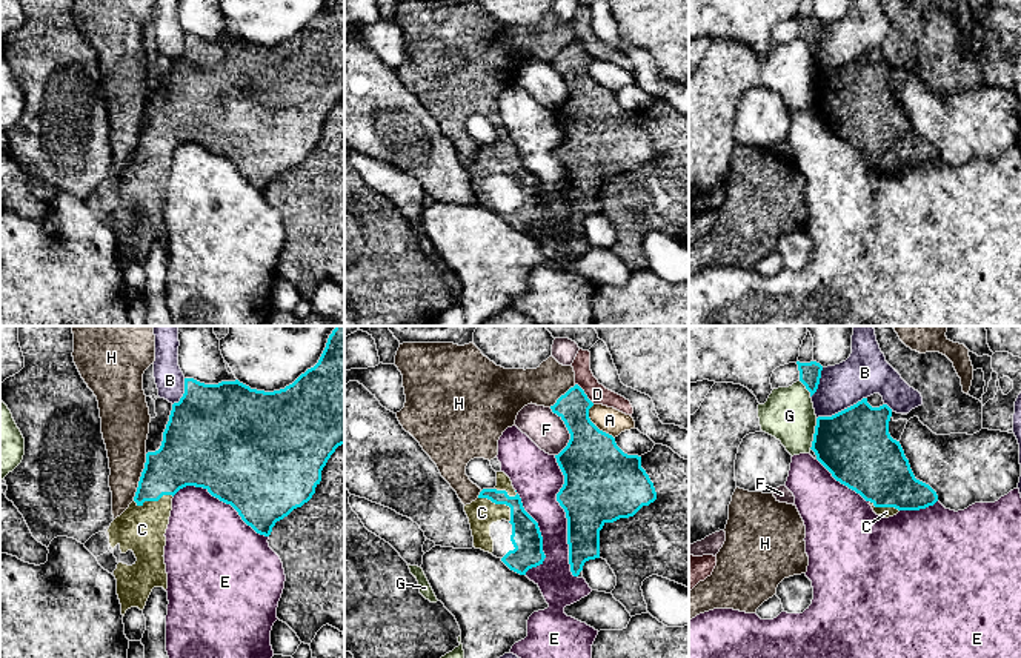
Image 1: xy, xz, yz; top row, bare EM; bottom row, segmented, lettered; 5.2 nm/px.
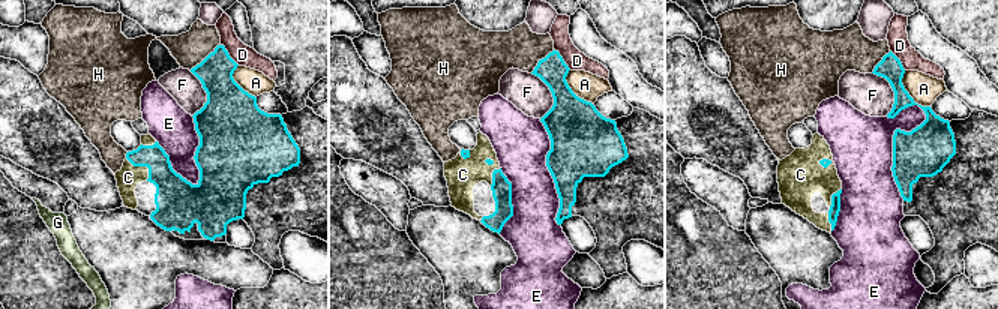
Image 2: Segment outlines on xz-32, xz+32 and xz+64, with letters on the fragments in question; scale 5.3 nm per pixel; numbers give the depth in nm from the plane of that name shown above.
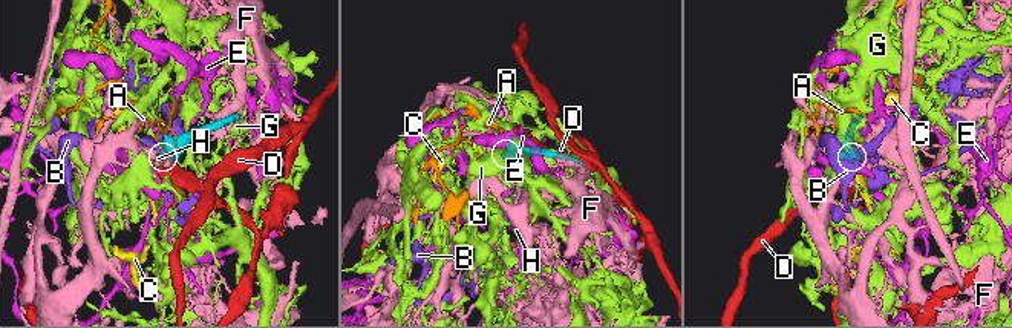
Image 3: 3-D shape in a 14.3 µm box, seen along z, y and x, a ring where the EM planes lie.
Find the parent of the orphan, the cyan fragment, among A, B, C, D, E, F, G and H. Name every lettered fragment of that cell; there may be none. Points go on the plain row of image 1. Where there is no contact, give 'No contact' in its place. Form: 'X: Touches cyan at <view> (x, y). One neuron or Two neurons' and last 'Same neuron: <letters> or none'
A: Touches cyan at xz (594, 80). Two neurons
B: Touches cyan at yz (841, 66). Two neurons
C: Touches cyan at xz (500, 159). One neuron
D: Touches cyan at xz (585, 49). Two neurons
E: Touches cyan at xz (566, 172). Two neurons
F: Touches cyan at xz (569, 88). Two neurons
G: Touches cyan at yz (814, 89). Two neurons
H: Touches cyan at xy (140, 132). Two neurons
Same neuron: C

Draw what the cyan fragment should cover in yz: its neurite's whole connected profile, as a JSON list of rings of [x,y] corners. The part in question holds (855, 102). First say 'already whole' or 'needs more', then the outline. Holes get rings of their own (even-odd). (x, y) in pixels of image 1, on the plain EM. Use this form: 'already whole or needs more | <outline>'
needs more | [[[863,54],[832,72],[818,72],[810,103],[836,137],[860,149],[884,174],[900,166],[926,164],[938,157],[936,148],[915,134],[900,97],[890,92],[890,72],[887,60],[872,63]]]

